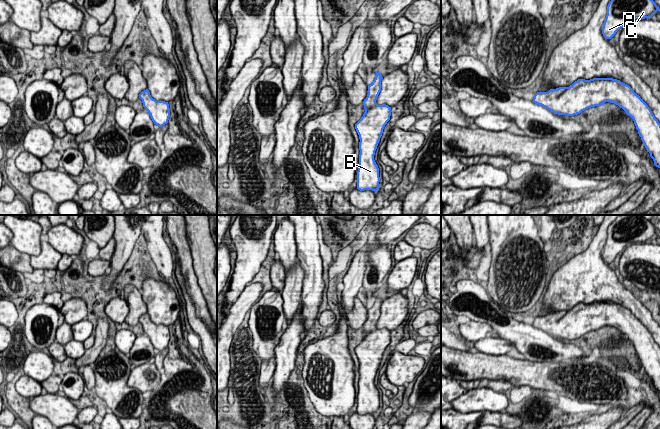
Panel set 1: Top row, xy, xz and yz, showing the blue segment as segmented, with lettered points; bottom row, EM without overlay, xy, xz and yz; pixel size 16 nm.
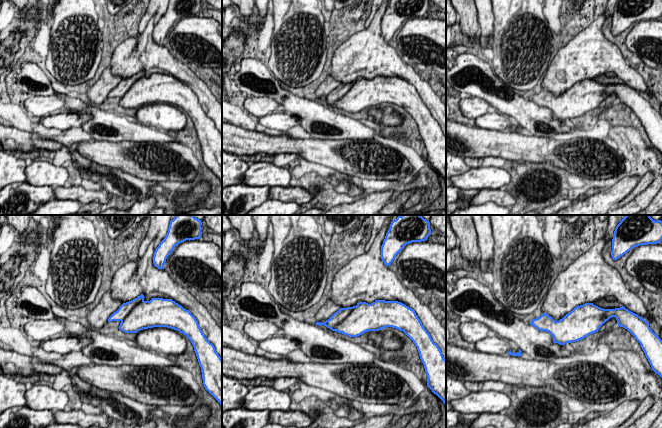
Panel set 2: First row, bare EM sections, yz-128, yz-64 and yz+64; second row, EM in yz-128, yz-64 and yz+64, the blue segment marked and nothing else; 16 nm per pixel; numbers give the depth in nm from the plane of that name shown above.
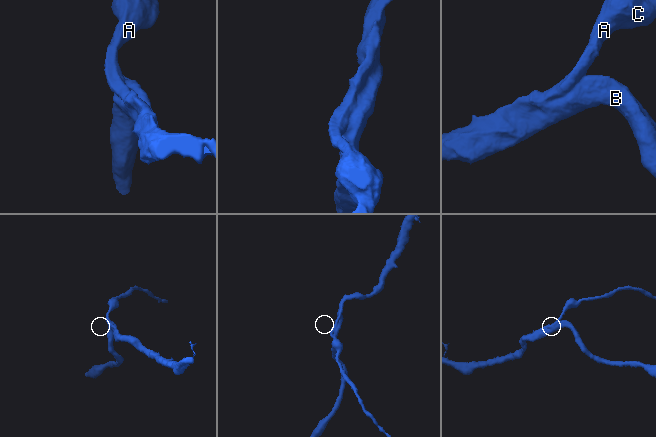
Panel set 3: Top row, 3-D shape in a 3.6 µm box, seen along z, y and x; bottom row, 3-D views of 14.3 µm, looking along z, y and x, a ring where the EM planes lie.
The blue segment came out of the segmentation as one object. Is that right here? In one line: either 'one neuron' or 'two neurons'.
one neuron

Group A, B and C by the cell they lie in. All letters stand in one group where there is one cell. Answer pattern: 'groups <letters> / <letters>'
groups A B C

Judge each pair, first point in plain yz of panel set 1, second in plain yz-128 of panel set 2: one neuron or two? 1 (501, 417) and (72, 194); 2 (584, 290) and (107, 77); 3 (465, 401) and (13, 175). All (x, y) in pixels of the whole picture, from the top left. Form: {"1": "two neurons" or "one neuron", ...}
{"1": "one neuron", "2": "two neurons", "3": "two neurons"}

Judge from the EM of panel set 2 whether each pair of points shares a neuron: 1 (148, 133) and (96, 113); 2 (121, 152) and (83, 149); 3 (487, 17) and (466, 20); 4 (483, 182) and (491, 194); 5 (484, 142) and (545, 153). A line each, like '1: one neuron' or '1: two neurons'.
1: one neuron
2: one neuron
3: two neurons
4: two neurons
5: one neuron

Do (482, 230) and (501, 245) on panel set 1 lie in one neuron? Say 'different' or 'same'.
same

